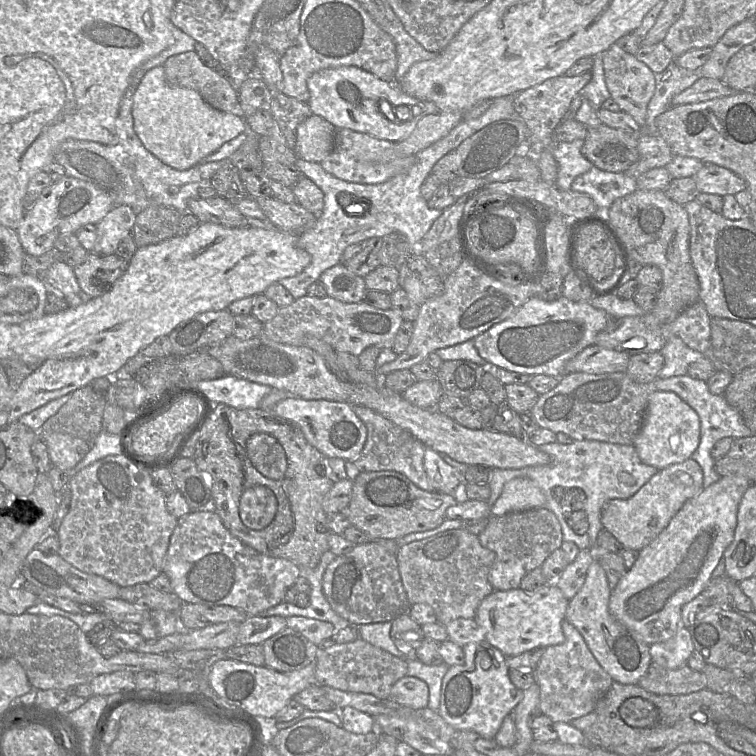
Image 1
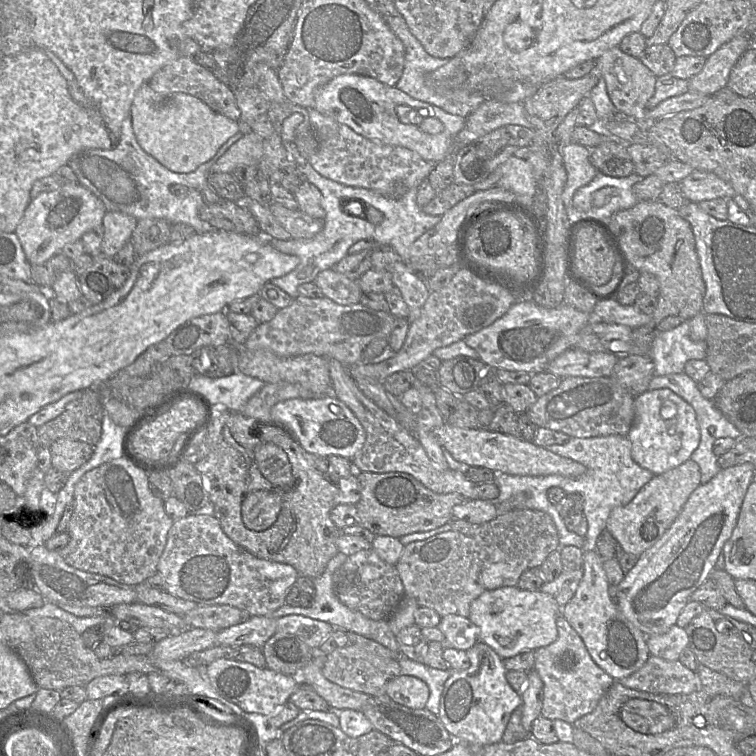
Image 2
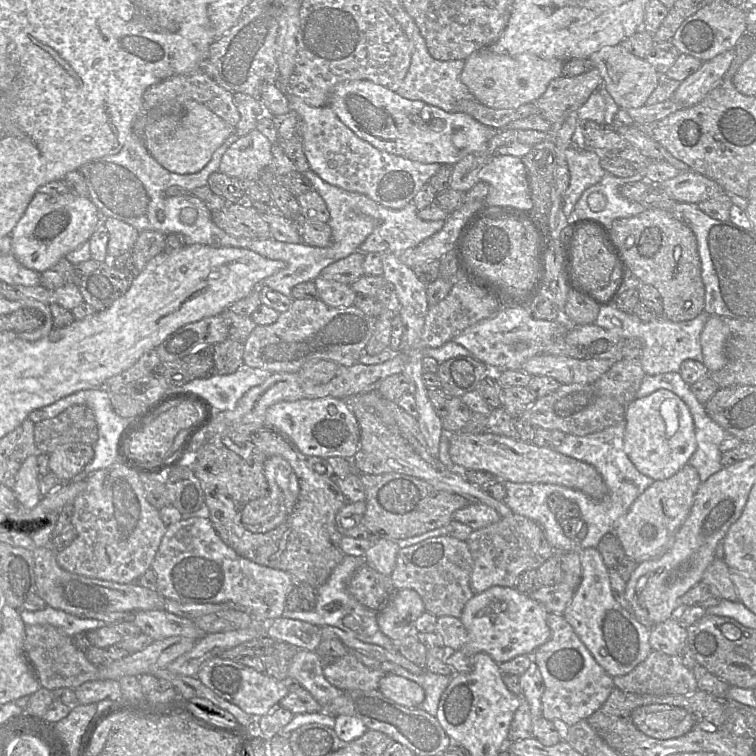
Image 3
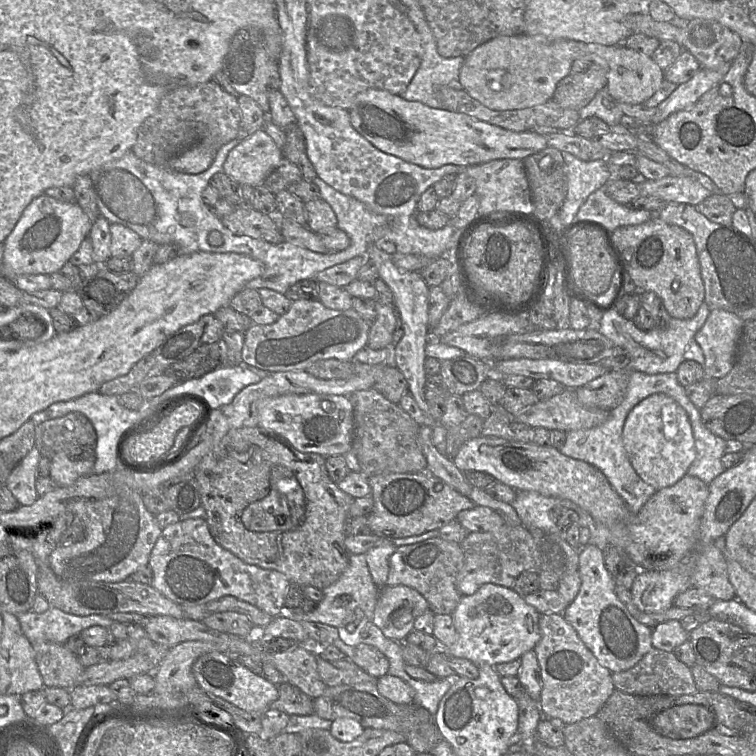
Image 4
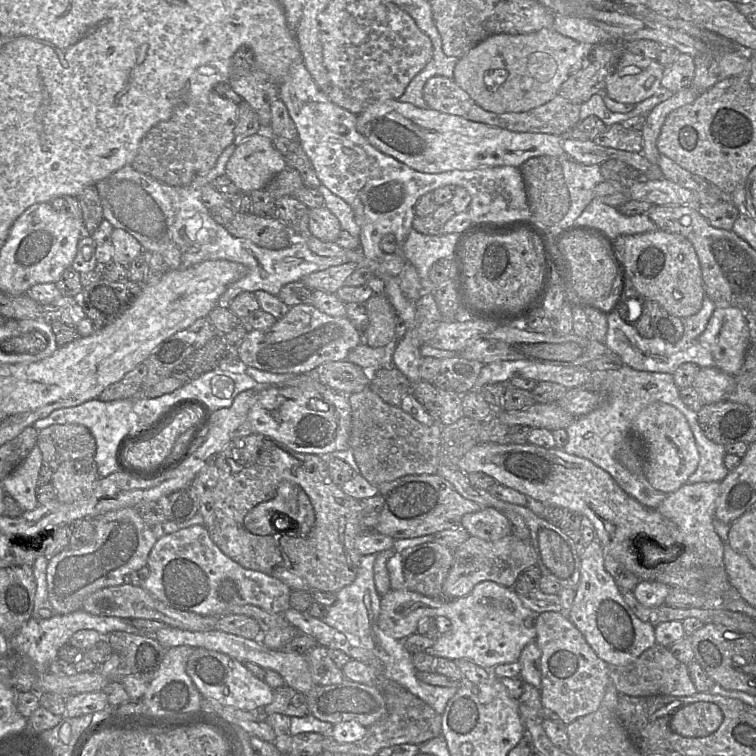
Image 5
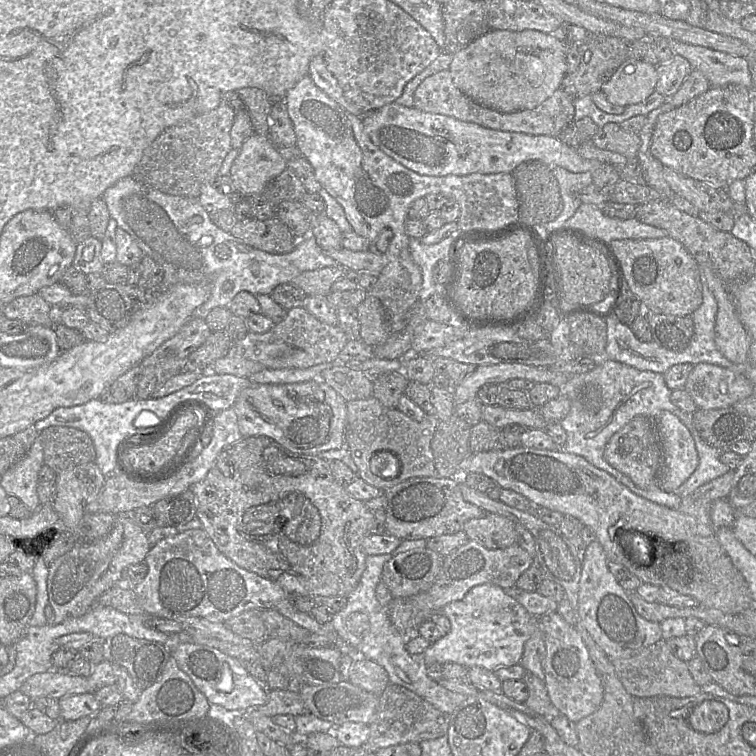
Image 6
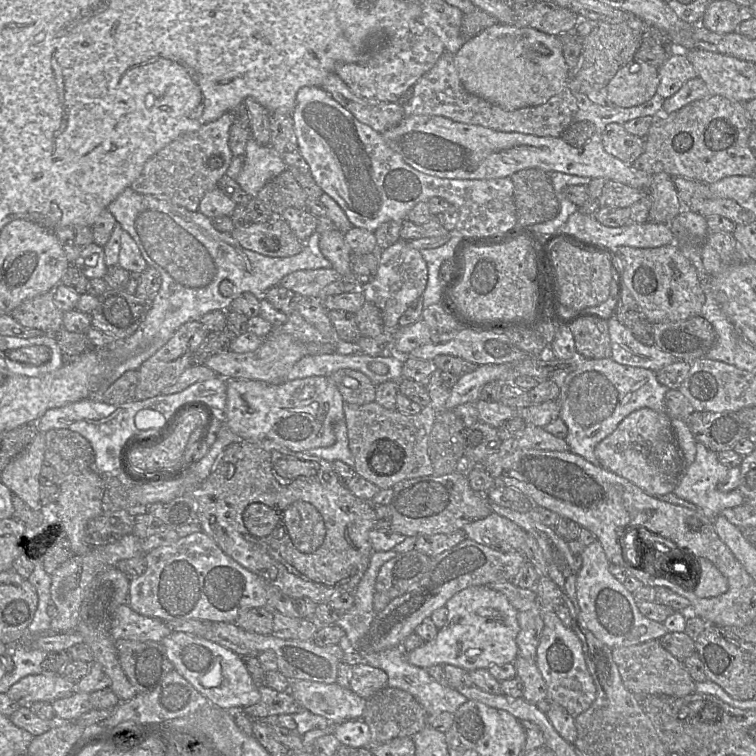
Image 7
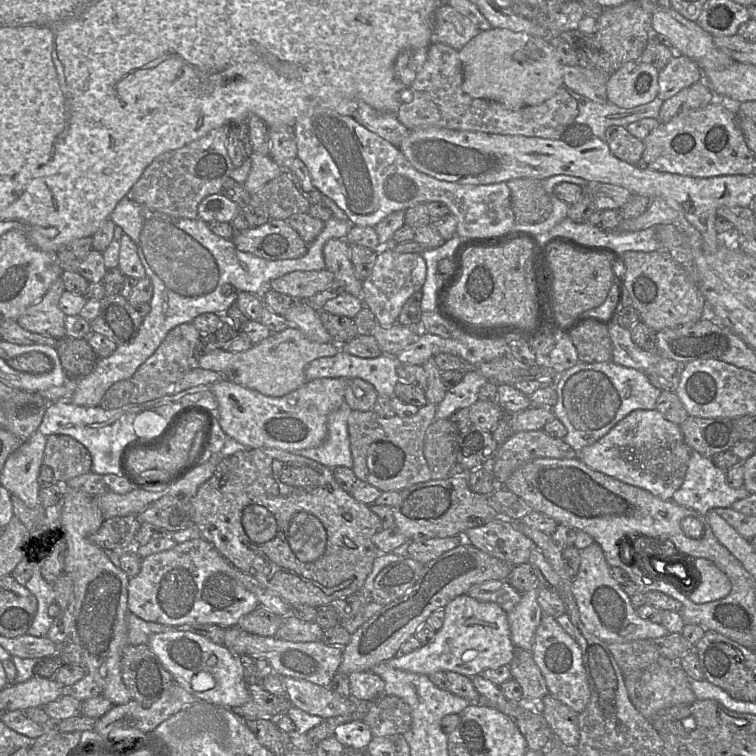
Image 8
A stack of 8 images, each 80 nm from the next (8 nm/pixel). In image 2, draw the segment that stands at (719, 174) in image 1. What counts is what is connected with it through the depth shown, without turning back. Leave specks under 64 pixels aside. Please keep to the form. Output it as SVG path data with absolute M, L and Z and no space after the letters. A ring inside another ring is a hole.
M694 170L679 182L681 192L688 202L699 203L716 198L733 198L733 187L714 173Z

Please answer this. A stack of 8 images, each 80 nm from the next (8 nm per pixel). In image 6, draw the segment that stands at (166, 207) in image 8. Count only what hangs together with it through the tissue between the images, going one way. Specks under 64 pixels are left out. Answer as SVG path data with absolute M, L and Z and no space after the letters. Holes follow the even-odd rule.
M222 99L214 110L166 129L144 151L132 177L163 193L198 199L201 186L214 183L226 155L232 149L230 131L235 116L236 111Z

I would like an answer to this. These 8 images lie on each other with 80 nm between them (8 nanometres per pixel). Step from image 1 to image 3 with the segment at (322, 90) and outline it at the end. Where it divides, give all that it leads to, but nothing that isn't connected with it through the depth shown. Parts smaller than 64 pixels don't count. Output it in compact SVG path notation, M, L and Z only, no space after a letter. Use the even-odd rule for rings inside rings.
M353 80L337 85L328 105L348 128L375 148L423 164L454 165L469 154L485 151L489 140L503 131L483 125L462 112L448 113L423 101L406 99L369 80ZM417 113L426 122L441 119L444 128L433 131L428 123L414 123L411 115Z

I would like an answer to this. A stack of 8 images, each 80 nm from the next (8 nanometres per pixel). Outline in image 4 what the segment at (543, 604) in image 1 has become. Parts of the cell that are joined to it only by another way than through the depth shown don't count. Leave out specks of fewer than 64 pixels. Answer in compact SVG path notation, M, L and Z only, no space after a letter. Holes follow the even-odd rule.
M486 583L474 594L462 595L457 607L451 613L454 627L457 632L456 642L443 649L448 656L466 658L476 665L489 664L496 666L499 663L510 662L521 658L522 655L533 650L541 639L539 628L540 613L531 605L527 604L524 597L513 588Z

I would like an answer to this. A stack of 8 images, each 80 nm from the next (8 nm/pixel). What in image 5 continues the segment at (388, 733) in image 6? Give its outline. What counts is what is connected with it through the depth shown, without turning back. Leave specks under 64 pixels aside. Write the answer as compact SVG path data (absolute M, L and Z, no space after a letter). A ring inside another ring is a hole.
M381 680L382 690L386 705L386 714L379 721L366 727L366 733L358 741L339 743L331 736L324 740L324 751L333 753L377 755L378 751L392 745L411 743L421 744L437 737L442 730L442 716L426 702L413 695L402 685L393 680Z

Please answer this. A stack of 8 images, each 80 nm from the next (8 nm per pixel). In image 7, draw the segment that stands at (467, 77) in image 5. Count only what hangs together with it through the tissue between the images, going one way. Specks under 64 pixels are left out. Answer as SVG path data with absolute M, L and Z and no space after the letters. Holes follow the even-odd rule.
M498 23L469 39L453 55L463 88L505 111L539 106L568 85L569 70L557 36Z

